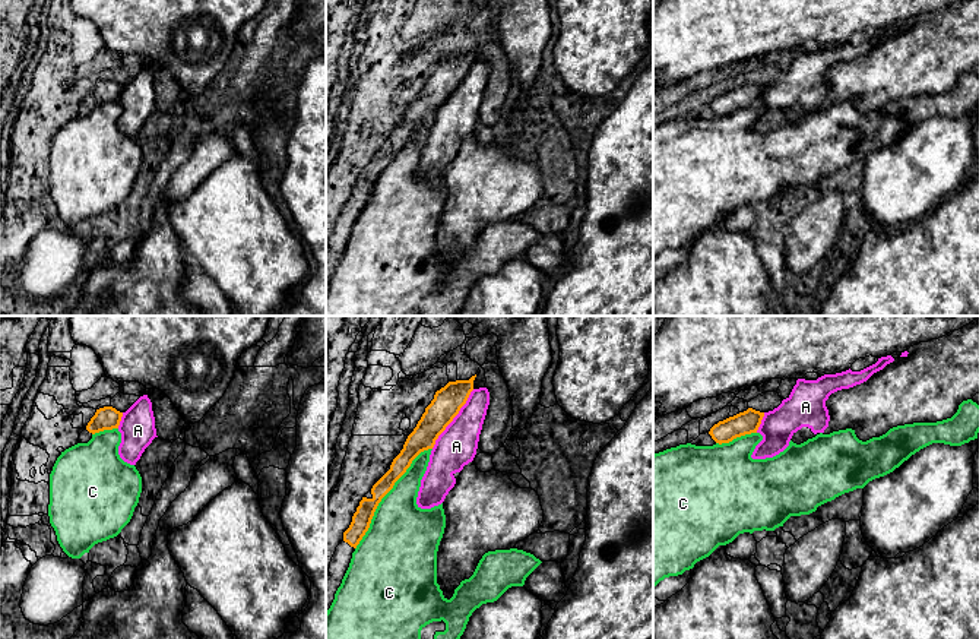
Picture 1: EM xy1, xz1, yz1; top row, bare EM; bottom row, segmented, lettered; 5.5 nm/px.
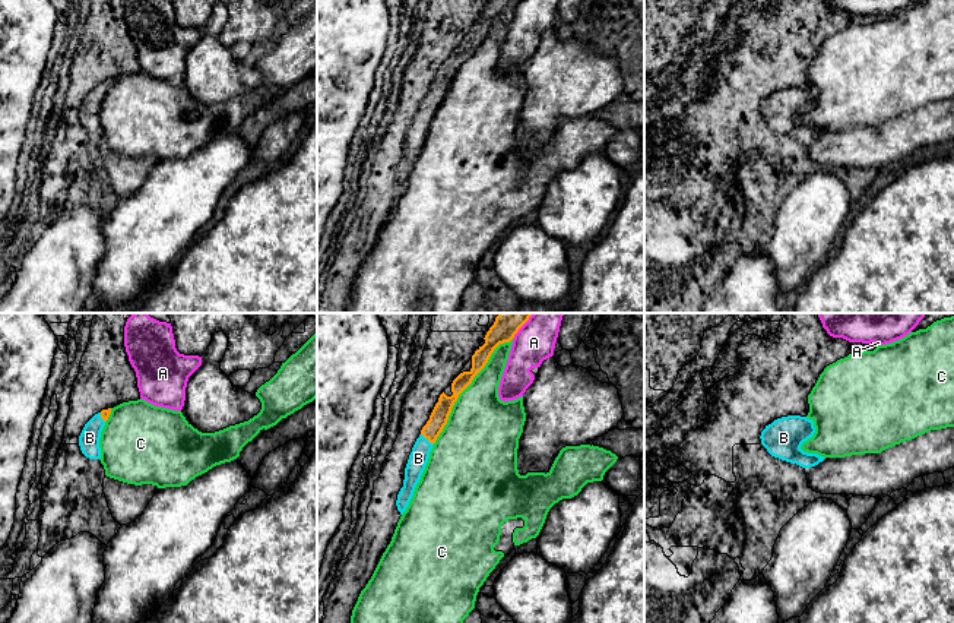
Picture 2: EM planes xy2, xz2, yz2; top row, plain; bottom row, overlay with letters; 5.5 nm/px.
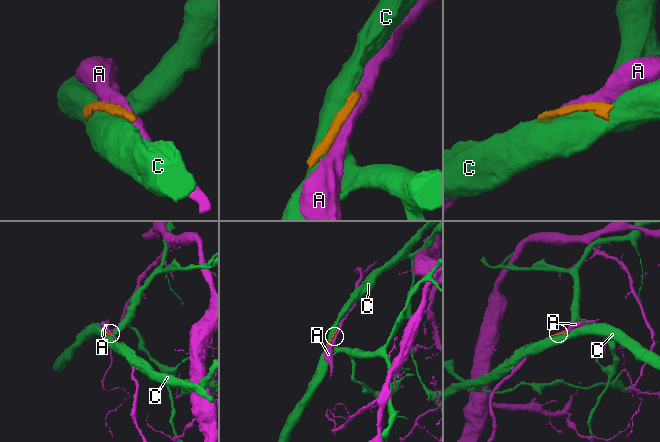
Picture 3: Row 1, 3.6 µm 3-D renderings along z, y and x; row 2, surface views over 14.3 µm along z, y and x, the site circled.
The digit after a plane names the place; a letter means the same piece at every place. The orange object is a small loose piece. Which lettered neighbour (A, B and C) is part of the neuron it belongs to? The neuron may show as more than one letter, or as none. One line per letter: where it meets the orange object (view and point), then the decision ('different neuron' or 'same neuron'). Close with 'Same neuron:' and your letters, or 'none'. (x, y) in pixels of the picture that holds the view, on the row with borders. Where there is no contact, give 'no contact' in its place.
A: xz1 (453, 417) | different neuron
B: xz2 (427, 438) | same neuron
C: xz2 (466, 386) | different neuron
Same neuron: B

